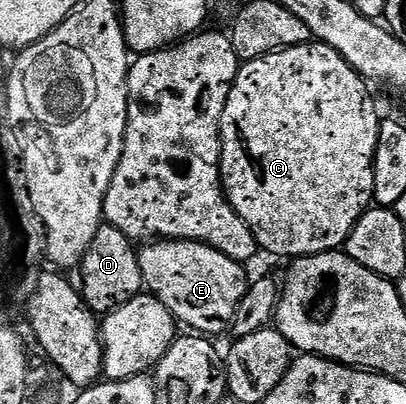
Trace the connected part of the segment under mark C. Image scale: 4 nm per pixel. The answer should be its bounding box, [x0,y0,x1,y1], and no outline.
[220,41,382,257]

